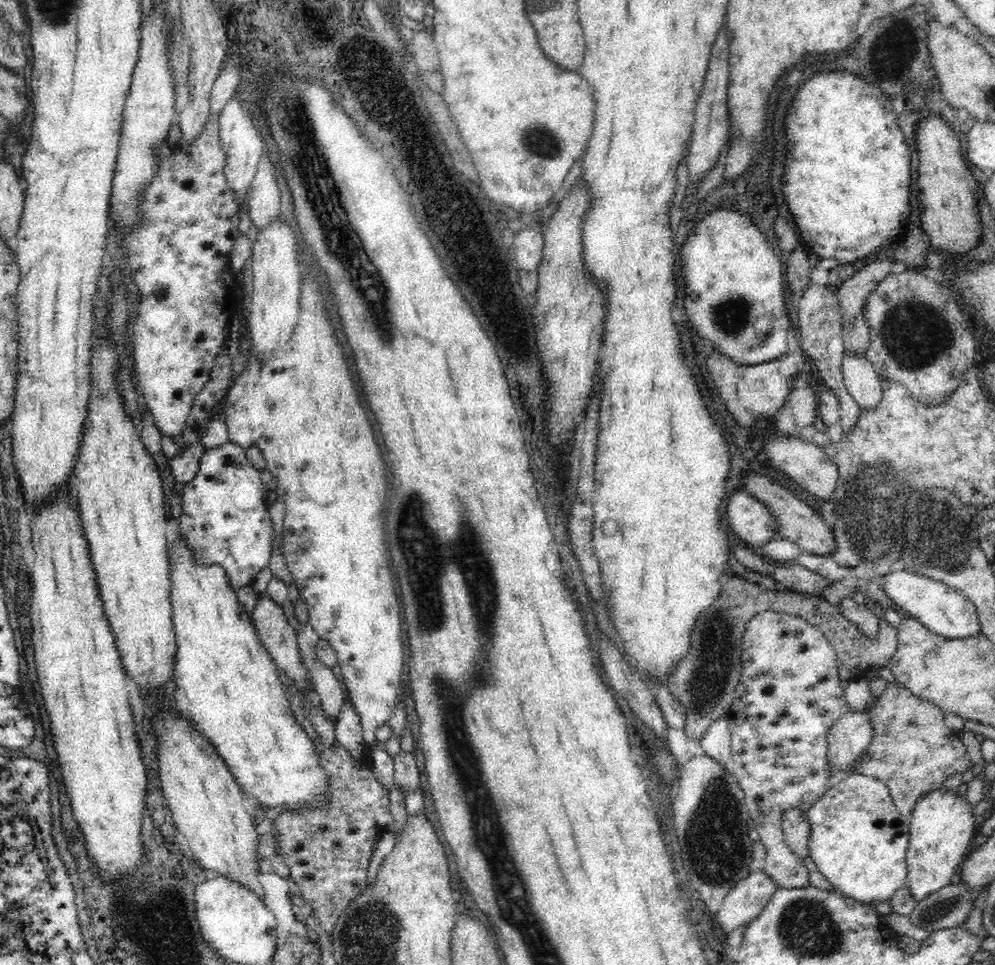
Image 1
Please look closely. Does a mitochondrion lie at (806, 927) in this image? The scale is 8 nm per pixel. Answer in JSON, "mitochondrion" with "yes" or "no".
{"mitochondrion":"yes"}

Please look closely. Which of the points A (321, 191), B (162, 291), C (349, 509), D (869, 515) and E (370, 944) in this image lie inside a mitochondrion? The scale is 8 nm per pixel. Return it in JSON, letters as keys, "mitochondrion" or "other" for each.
{"A":"mitochondrion","B":"mitochondrion","C":"other","D":"mitochondrion","E":"mitochondrion"}

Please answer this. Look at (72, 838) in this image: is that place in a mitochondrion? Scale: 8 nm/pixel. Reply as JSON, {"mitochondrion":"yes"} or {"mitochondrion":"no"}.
{"mitochondrion":"no"}

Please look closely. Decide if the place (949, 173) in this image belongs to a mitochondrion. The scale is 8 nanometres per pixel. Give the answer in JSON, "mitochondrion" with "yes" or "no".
{"mitochondrion":"no"}

